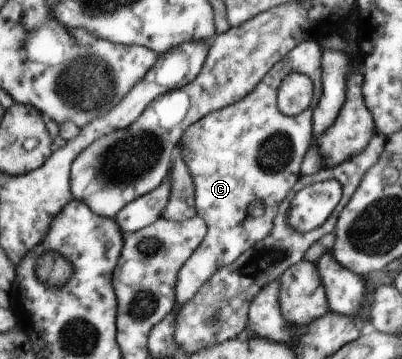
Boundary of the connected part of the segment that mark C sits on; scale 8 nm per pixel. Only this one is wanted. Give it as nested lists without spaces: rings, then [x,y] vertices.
[[[314,40],[300,42],[278,63],[276,75],[265,73],[264,77],[250,90],[246,97],[236,103],[211,111],[189,125],[181,135],[176,151],[187,167],[194,188],[194,205],[197,216],[206,226],[206,233],[200,245],[178,270],[175,279],[176,304],[186,303],[196,290],[218,269],[234,261],[243,251],[264,239],[272,227],[278,204],[300,177],[301,161],[313,143],[311,113],[320,94],[311,95],[309,106],[293,116],[285,116],[277,108],[276,77],[288,74],[321,75],[321,47]]]

